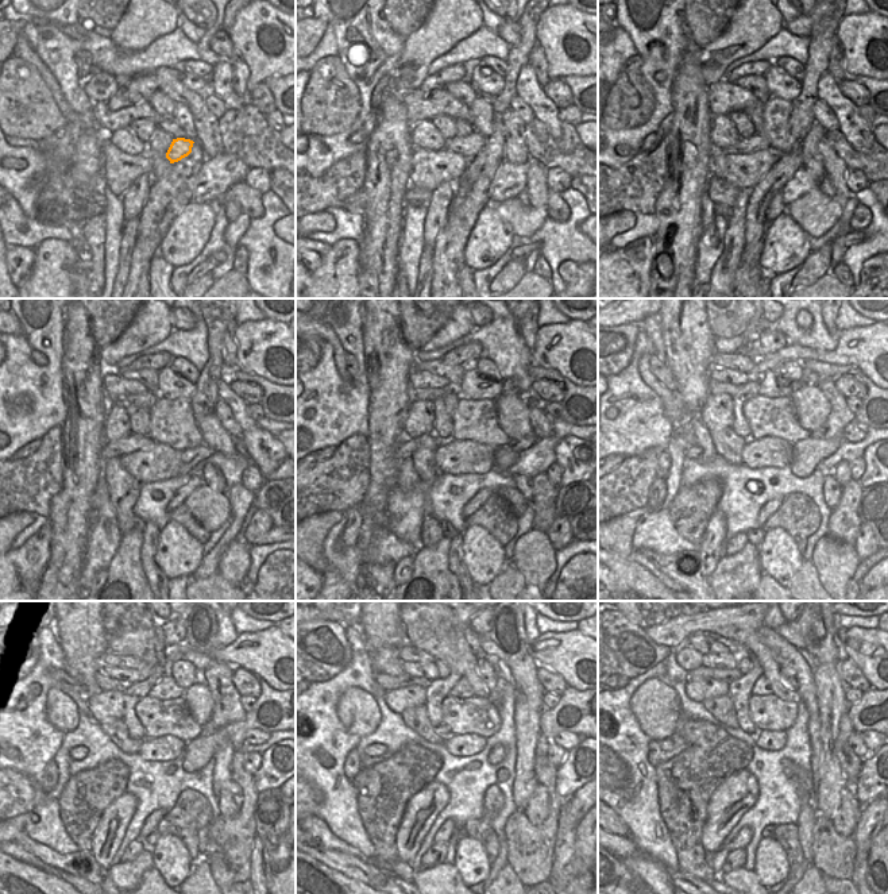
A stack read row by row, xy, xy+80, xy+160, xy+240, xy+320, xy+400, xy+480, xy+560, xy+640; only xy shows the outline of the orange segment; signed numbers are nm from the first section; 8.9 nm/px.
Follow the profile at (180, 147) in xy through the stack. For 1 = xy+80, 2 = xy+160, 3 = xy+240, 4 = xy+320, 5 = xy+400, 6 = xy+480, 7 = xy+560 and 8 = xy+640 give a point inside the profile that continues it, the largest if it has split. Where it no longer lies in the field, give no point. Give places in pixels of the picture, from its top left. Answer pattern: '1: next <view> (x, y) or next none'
1: next xy+80 (470, 146)
2: next xy+160 (756, 142)
3: next xy+240 (131, 443)
4: next xy+320 (406, 449)
5: next xy+400 (694, 451)
6: next xy+480 (78, 752)
7: next xy+560 (373, 750)
8: next xy+640 (667, 744)

